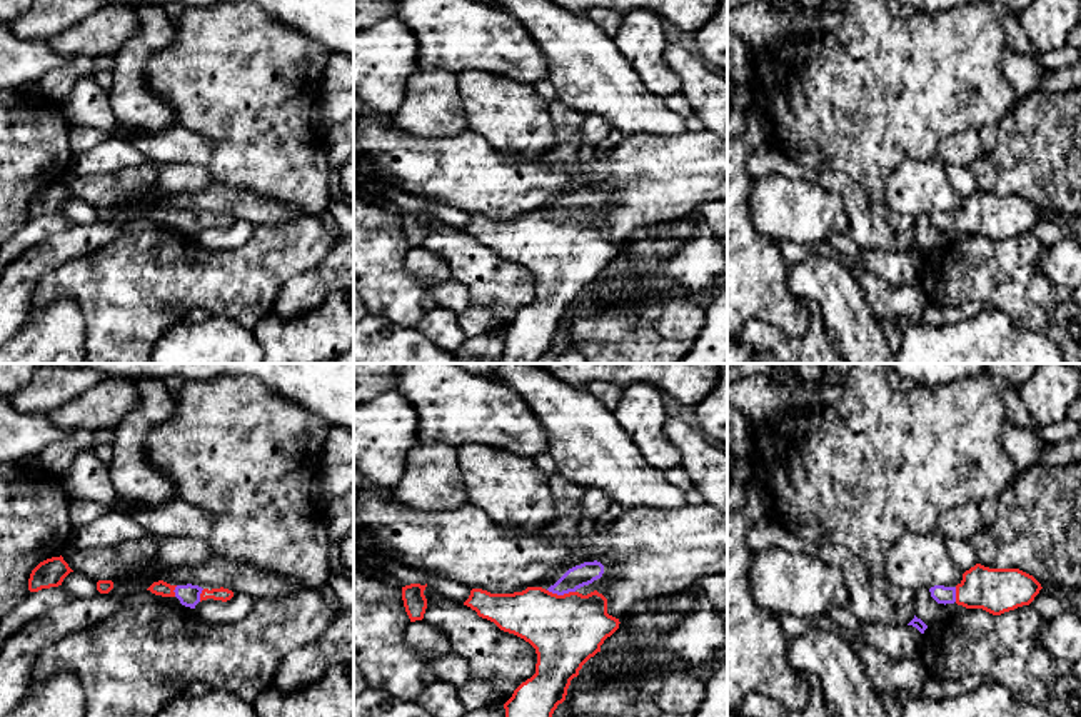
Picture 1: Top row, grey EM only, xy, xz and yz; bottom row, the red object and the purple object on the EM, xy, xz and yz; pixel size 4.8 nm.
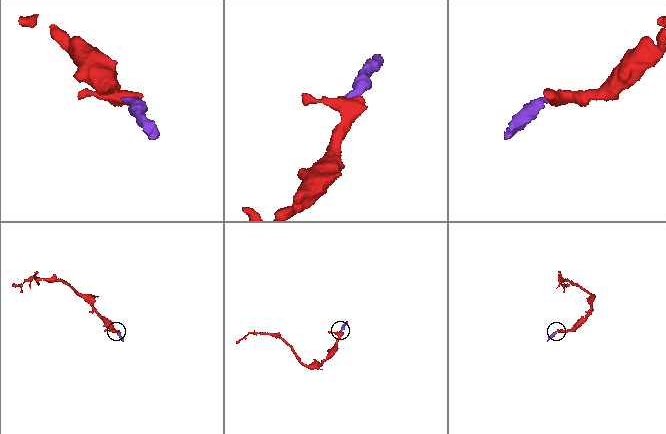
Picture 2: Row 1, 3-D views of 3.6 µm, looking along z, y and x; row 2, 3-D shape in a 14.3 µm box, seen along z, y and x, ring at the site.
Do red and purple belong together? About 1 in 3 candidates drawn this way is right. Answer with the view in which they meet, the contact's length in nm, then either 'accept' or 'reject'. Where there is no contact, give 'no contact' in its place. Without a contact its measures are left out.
xz | 140 nm | accept

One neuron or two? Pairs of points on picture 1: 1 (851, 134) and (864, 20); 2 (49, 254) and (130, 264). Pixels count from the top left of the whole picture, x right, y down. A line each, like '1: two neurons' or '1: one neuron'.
1: one neuron
2: two neurons

